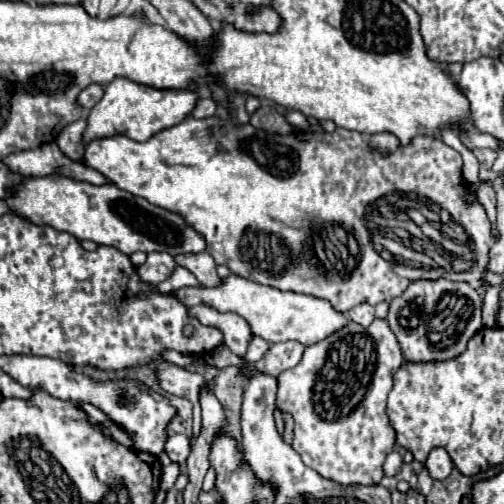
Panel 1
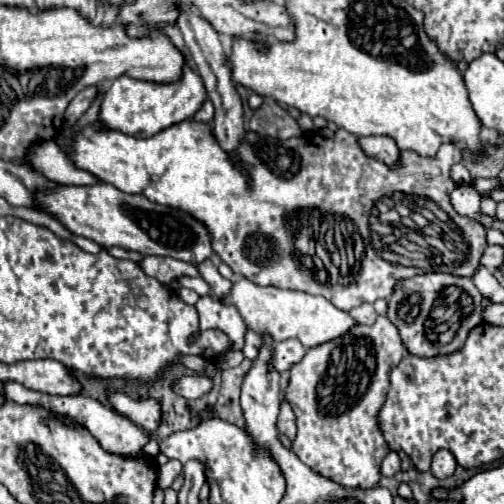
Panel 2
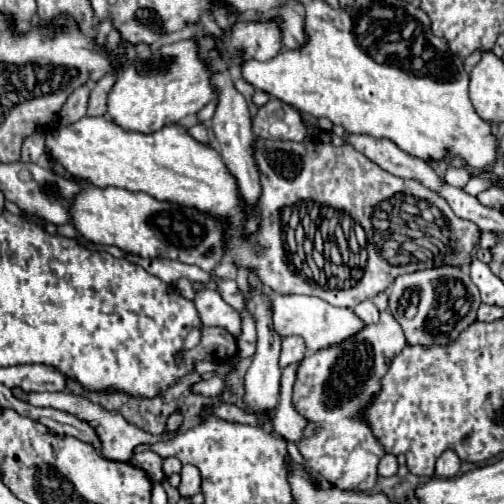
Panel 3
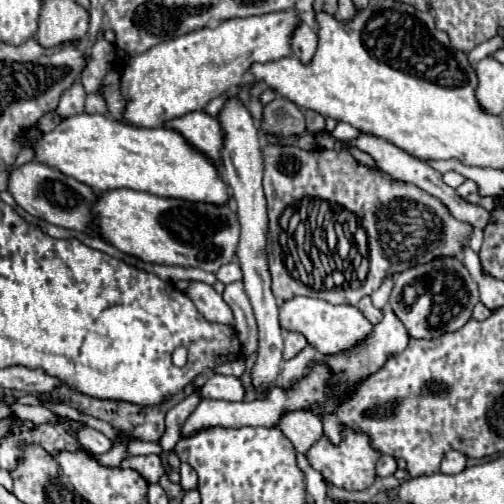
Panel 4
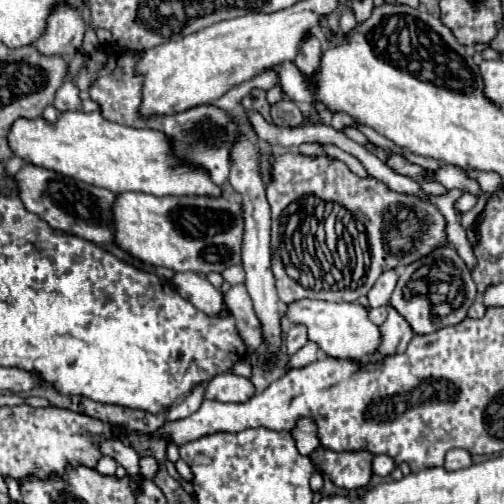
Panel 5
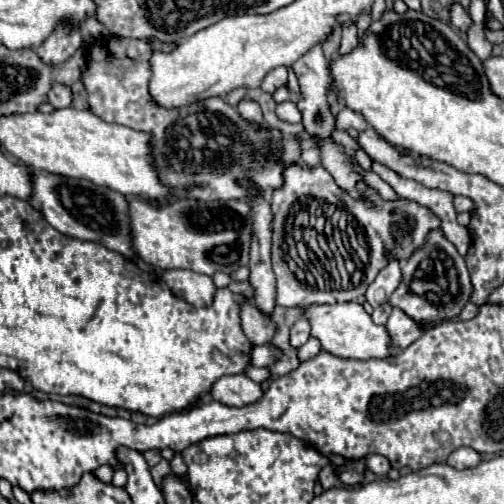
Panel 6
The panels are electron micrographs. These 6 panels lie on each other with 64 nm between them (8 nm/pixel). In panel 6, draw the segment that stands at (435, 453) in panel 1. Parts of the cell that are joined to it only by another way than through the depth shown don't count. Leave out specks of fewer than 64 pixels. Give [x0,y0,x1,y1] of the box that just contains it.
[448,446,482,468]

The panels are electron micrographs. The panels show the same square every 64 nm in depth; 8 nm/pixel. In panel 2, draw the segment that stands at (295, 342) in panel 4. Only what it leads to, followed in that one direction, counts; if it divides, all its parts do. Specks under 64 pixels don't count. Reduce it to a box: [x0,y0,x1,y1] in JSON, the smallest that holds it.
[272,340,306,372]

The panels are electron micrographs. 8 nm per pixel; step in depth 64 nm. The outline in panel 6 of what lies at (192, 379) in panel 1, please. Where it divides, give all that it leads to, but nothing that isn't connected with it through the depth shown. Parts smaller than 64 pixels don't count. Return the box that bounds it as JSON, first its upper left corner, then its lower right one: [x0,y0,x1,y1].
[210,374,264,406]

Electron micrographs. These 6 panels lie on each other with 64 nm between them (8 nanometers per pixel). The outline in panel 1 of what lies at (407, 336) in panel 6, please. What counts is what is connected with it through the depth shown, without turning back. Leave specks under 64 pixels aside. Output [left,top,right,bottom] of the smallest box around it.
[278,318,404,486]

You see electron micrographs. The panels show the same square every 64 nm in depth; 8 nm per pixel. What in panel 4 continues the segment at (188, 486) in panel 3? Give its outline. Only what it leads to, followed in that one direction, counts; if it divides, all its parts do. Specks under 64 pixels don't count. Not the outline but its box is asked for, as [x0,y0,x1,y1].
[180,464,198,490]

